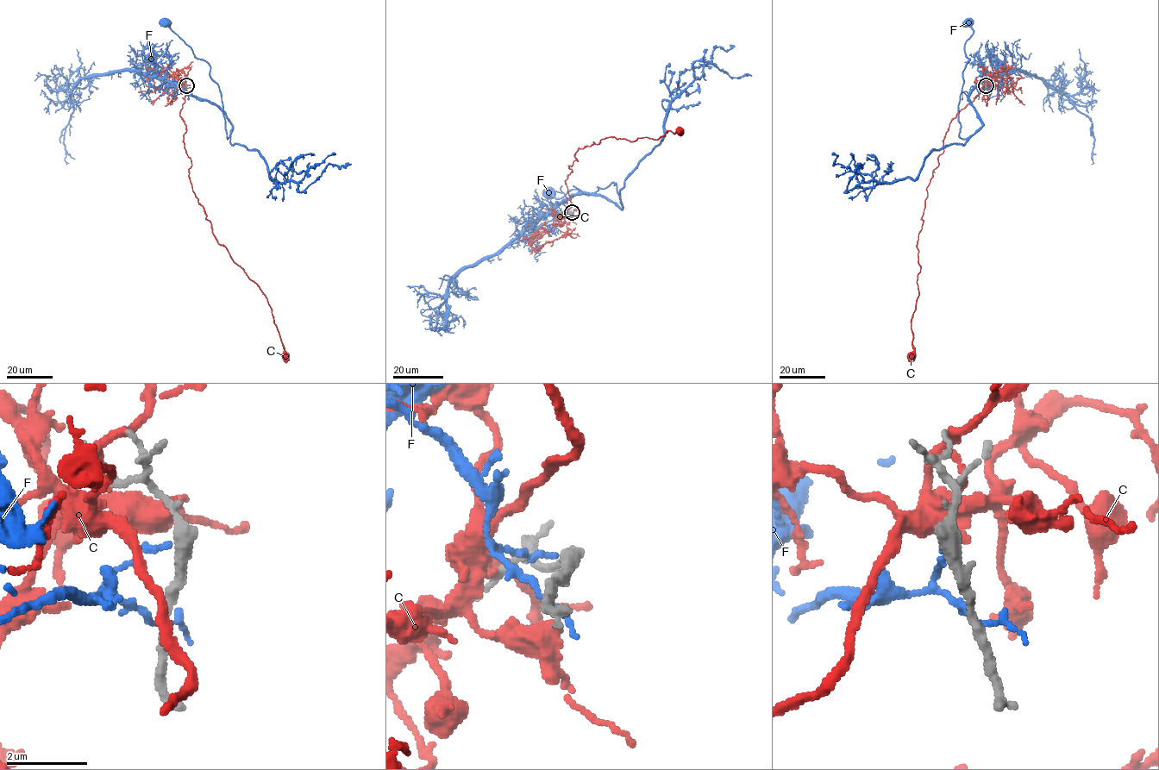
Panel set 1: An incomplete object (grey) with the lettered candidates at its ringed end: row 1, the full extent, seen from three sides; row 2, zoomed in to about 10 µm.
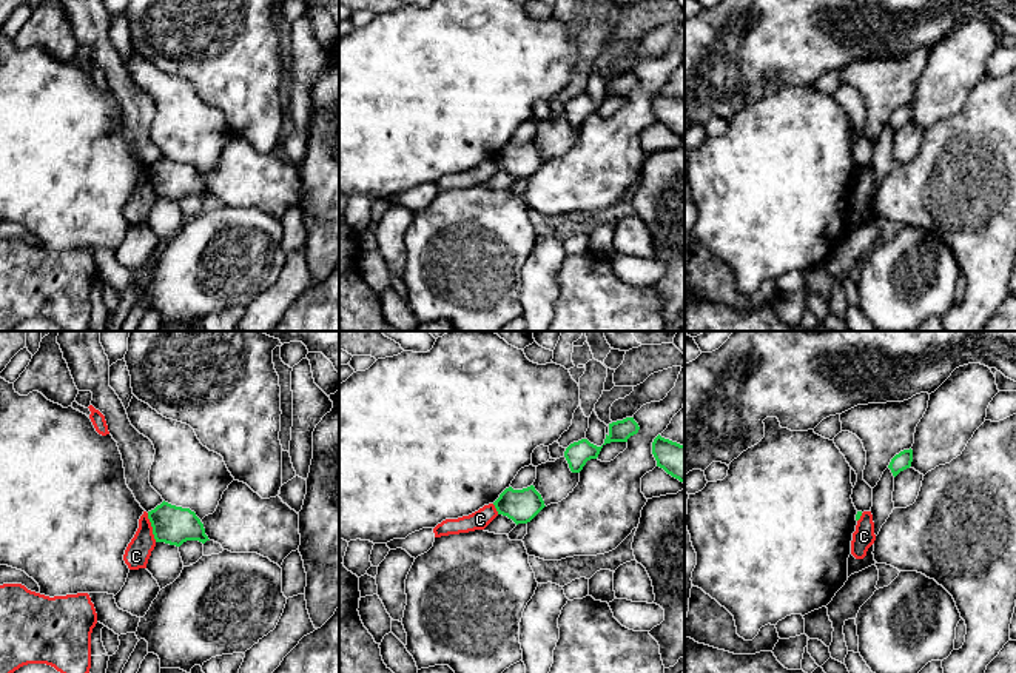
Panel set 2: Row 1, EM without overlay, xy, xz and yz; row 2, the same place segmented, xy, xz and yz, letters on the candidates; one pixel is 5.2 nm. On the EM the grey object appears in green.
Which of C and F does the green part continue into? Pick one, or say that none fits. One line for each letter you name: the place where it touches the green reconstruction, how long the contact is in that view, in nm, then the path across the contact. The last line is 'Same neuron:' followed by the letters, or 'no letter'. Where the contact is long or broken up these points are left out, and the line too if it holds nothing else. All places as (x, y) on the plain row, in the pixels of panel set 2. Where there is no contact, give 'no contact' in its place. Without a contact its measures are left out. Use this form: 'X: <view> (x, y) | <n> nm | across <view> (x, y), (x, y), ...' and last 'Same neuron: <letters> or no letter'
F: no contact
Same neuron: F

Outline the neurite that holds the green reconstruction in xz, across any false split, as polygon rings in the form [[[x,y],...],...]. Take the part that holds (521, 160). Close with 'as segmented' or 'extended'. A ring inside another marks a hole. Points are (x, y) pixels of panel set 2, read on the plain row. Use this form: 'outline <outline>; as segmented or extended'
outline [[[533,140],[523,145],[506,143],[493,160],[498,169],[507,171],[516,180],[530,177],[546,162]]]; as segmented

